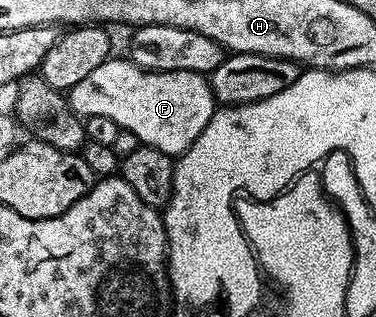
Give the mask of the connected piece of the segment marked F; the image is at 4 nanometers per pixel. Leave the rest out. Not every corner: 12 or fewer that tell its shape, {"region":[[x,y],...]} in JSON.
{"region":[[110,58],[67,92],[147,148],[184,154],[215,111],[206,73]]}

